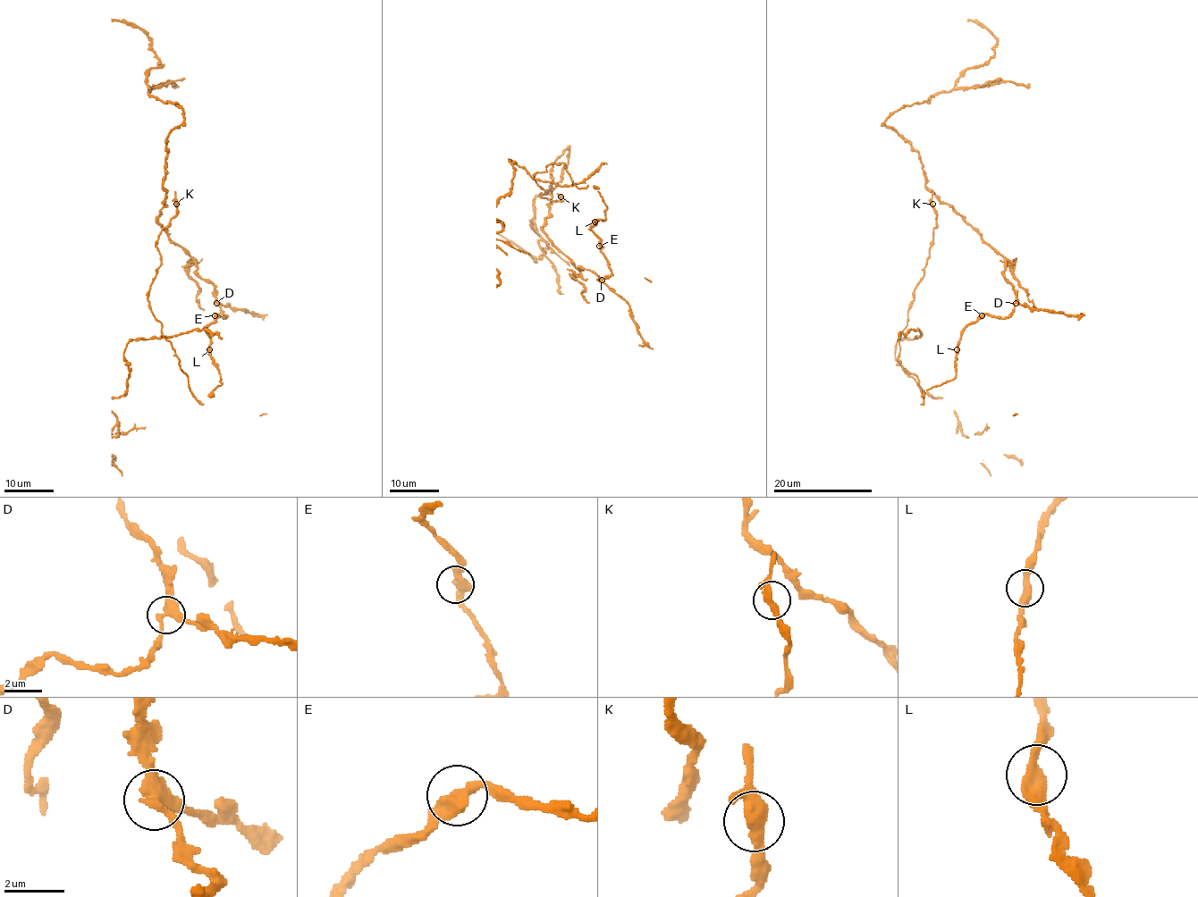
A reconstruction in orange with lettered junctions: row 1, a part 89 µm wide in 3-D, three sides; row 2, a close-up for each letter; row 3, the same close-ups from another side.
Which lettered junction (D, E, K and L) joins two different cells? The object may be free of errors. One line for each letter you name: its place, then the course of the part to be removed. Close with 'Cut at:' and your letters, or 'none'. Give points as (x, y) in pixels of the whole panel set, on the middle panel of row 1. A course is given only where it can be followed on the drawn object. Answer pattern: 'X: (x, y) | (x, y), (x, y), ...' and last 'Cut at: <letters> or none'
D: (602, 280) | (602, 280), (543, 230), (551, 167), (567, 148), (561, 180), (534, 204), (544, 254), (535, 261), (496, 231)
Cut at: D

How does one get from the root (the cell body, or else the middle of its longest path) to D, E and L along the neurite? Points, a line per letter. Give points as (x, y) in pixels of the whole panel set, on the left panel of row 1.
D: (176, 211), (176, 193), (169, 190), (157, 223), (192, 258), (196, 272), (213, 285), (216, 303)
E: (176, 211), (176, 193), (169, 190), (157, 223), (213, 285), (215, 303), (226, 316), (215, 315)
L: (176, 211), (176, 193), (169, 190), (157, 223), (213, 285), (226, 316), (216, 314), (206, 327), (209, 349)

